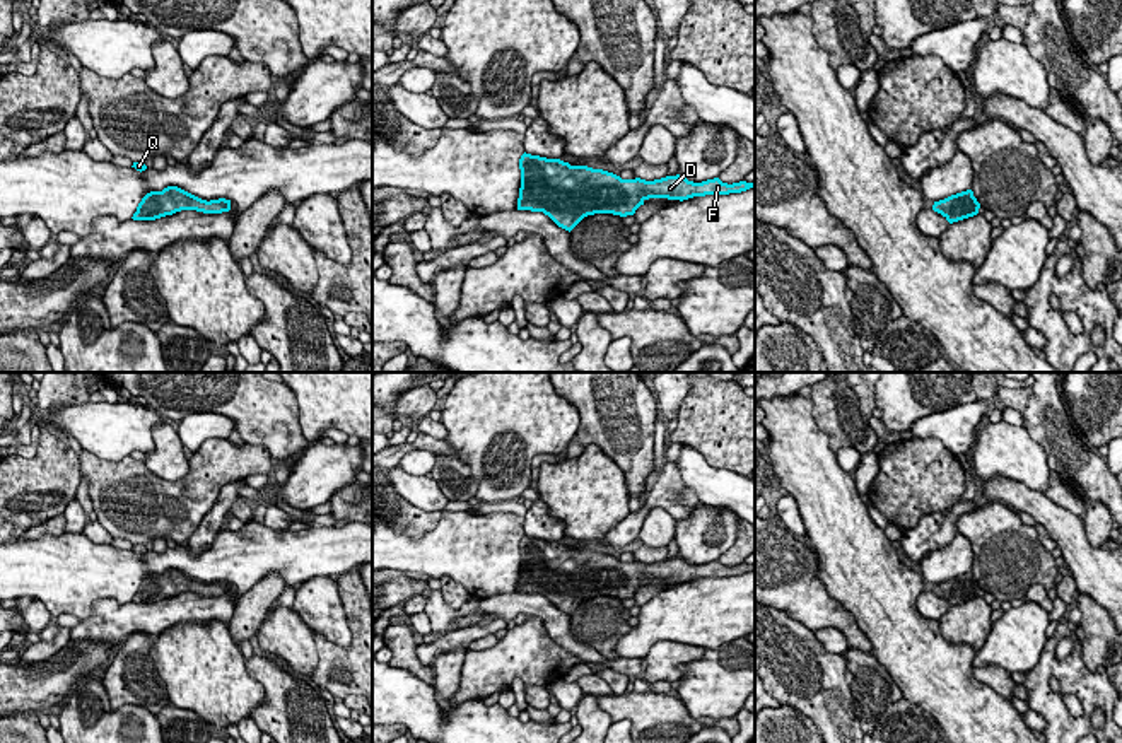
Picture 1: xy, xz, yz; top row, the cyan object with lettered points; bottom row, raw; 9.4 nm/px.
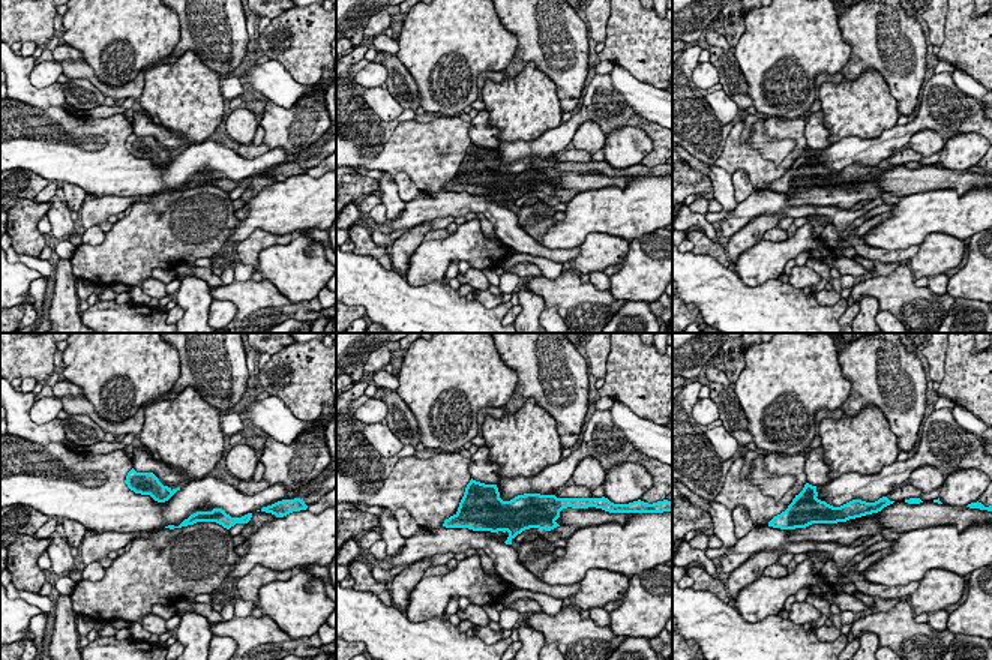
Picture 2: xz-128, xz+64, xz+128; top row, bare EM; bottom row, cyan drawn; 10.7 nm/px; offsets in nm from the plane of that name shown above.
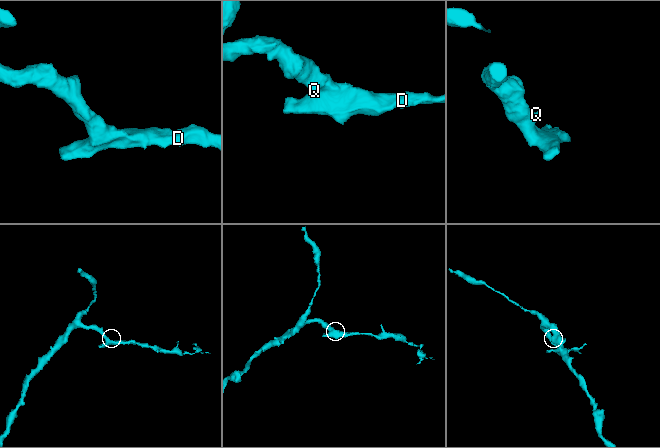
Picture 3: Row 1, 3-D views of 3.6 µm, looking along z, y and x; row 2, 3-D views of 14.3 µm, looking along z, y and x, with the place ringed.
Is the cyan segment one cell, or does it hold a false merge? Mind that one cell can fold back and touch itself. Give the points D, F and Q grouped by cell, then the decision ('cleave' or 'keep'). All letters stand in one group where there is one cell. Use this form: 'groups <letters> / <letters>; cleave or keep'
groups D F Q; keep

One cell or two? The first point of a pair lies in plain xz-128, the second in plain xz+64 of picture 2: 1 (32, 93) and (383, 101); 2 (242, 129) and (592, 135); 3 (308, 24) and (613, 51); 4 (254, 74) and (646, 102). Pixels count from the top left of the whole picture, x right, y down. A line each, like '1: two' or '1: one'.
1: one
2: one
3: one
4: one

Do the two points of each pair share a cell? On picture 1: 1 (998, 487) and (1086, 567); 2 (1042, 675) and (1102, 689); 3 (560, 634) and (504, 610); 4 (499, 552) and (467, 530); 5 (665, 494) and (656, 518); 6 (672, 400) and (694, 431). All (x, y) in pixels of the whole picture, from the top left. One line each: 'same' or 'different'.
1: same
2: same
3: same
4: same
5: different
6: different

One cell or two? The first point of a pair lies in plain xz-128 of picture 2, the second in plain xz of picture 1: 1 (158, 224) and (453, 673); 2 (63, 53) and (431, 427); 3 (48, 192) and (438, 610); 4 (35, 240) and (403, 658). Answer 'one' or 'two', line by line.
1: two
2: one
3: two
4: one

